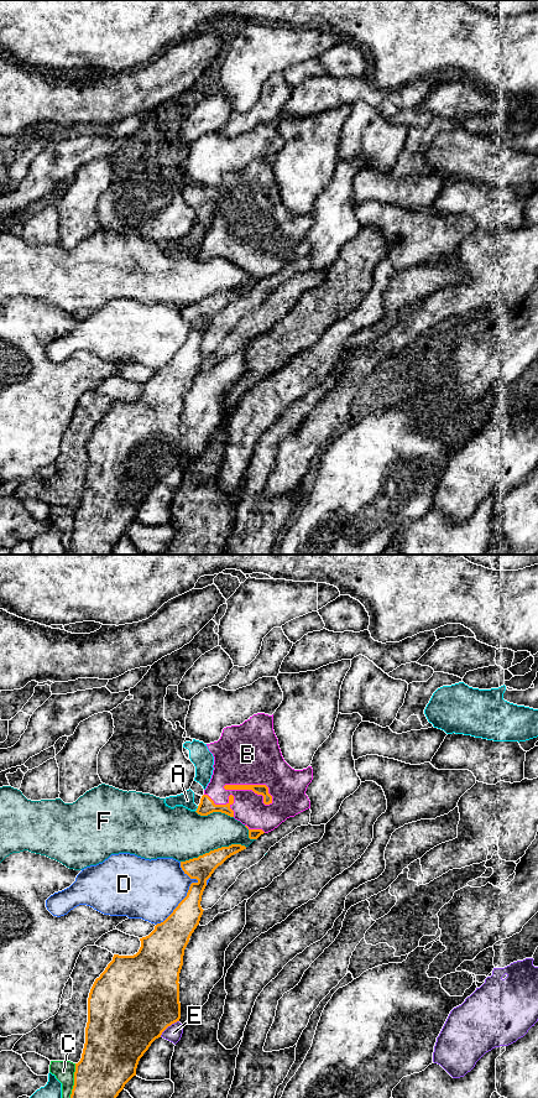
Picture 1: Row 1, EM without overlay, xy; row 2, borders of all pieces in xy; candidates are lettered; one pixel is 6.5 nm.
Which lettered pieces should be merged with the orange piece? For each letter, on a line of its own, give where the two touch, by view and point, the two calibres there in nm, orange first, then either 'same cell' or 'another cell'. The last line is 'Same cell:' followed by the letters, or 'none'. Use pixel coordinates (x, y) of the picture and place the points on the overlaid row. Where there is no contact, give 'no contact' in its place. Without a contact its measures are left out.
A: meets orange in xy at (197, 808); 110 nm thick on the orange side, 100 nm on the other; another cell
B: meets orange in xy at (250, 789); 70 nm thick on the orange side, 400 nm on the other; same cell
C: meets orange in xy at (74, 1081); 360 nm thick on the orange side, 130 nm on the other; another cell
D: meets orange in xy at (188, 891); 190 nm thick on the orange side, 380 nm on the other; another cell
E: meets orange in xy at (168, 1025); 500 nm thick on the orange side, 110 nm on the other; another cell
F: meets orange in xy at (214, 849); 150 nm thick on the orange side, 340 nm on the other; another cell
Same cell: B

